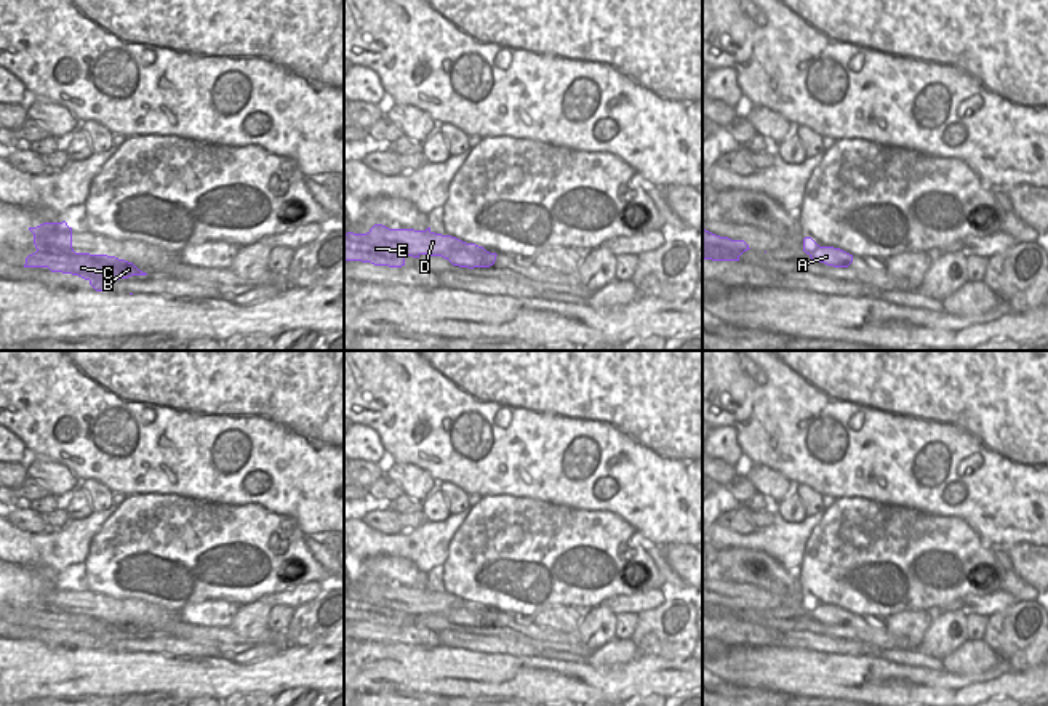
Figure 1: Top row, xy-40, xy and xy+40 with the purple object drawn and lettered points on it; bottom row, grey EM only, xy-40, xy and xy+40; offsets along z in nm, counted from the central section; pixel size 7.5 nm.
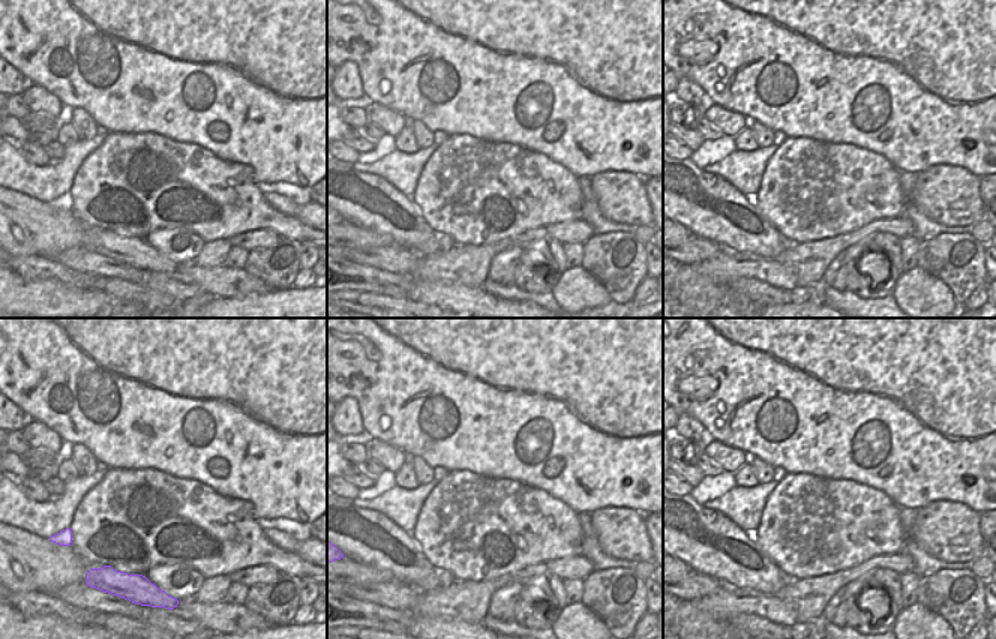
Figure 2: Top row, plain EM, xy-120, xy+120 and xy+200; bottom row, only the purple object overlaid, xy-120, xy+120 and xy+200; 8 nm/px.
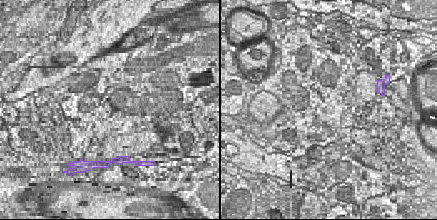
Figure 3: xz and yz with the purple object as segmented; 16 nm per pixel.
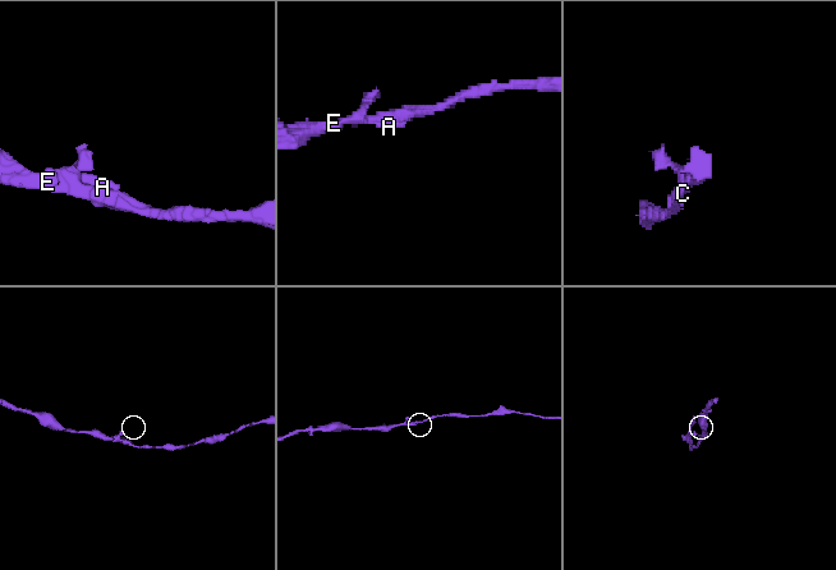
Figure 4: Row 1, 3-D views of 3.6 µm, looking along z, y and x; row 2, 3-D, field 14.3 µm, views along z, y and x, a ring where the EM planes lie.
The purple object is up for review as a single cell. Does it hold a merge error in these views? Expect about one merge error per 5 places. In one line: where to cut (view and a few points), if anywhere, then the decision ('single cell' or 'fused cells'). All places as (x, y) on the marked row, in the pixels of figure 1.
no cut | single cell

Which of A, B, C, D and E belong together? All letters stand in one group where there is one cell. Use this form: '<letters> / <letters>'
A B C D E

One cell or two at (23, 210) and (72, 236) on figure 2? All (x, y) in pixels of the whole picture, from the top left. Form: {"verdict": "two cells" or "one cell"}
{"verdict": "one cell"}

